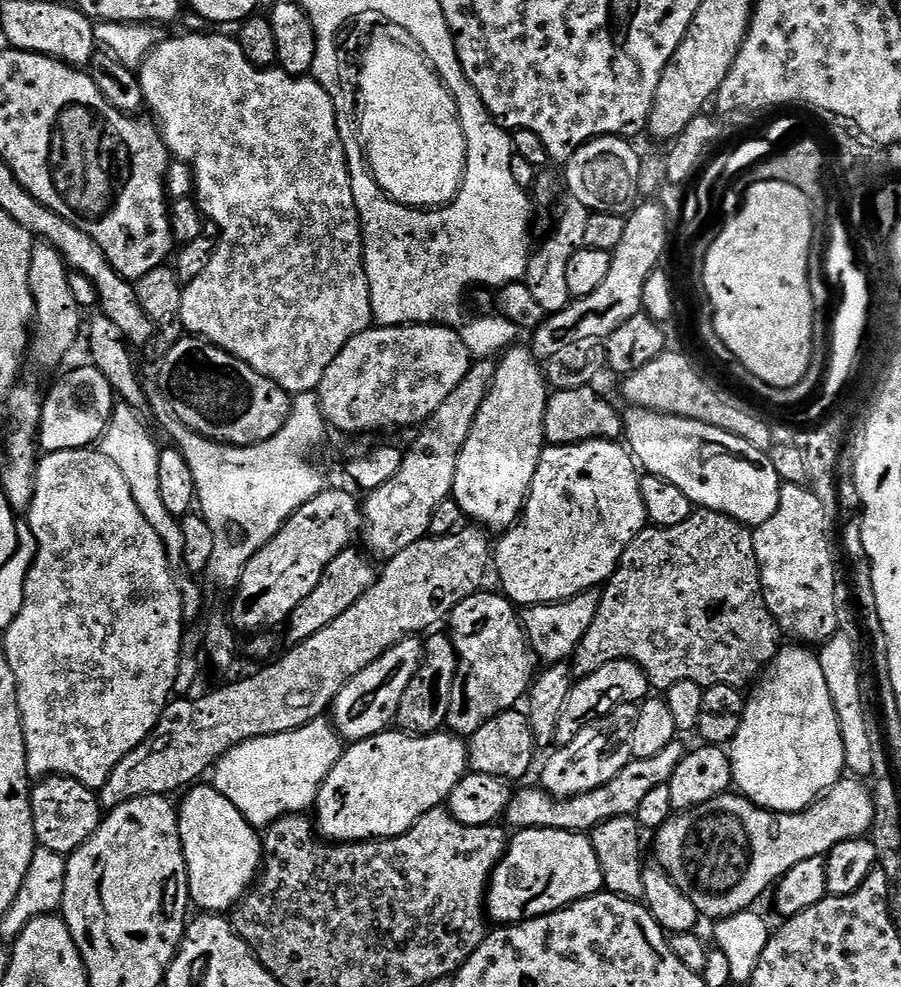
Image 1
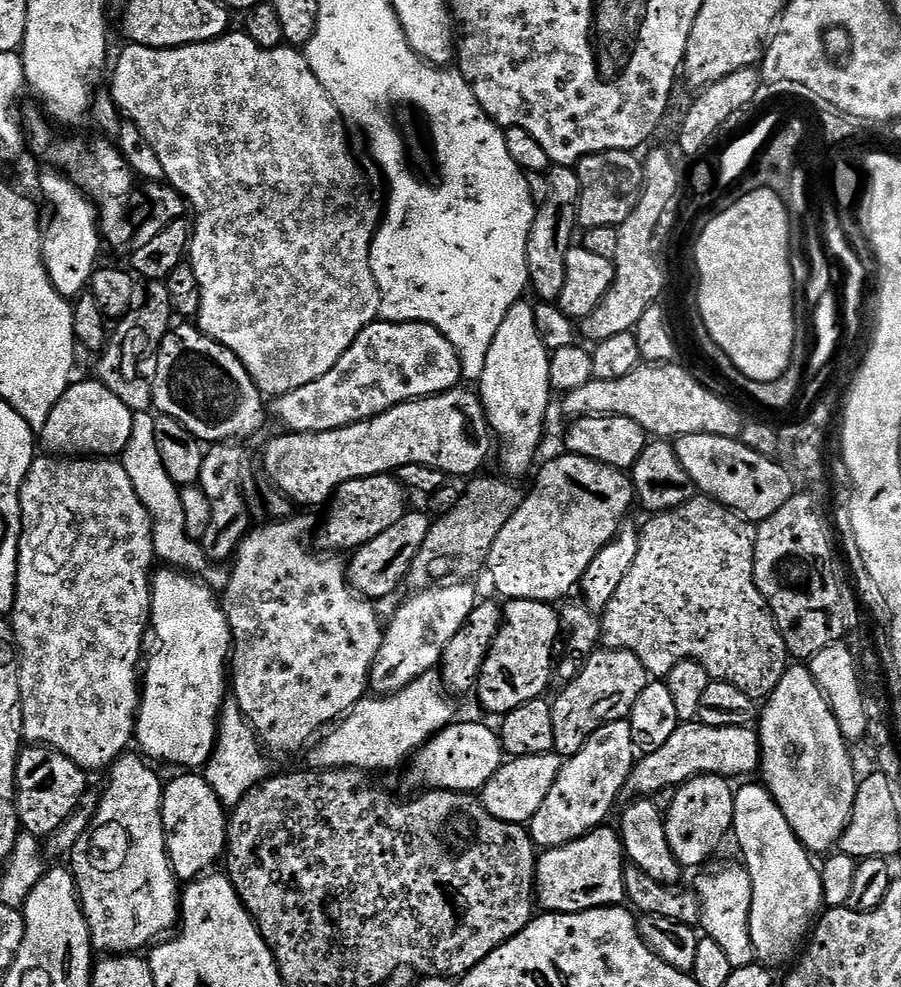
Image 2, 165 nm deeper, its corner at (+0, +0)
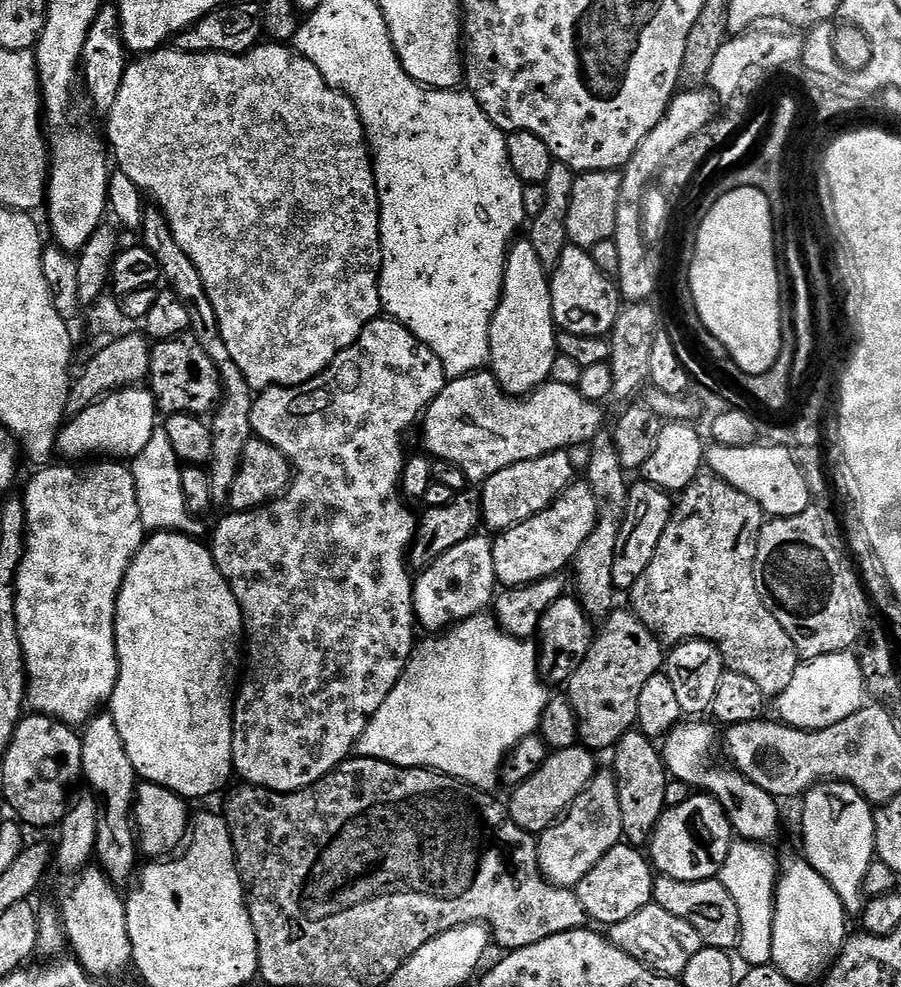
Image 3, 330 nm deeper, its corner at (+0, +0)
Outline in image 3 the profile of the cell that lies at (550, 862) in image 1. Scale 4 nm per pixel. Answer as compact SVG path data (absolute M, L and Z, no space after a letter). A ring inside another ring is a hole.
M627 842L616 844L588 874L577 884L574 891L578 902L582 902L582 910L586 910L589 921L597 920L600 924L611 926L630 918L630 914L638 914L638 910L653 903L652 882L654 869L639 847Z

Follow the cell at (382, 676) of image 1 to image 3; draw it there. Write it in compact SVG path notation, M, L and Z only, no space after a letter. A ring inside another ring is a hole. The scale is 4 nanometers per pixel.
M473 534L466 541L446 550L446 554L439 556L415 577L412 585L415 623L419 627L421 624L428 634L440 634L463 620L481 615L493 603L497 592L492 540Z

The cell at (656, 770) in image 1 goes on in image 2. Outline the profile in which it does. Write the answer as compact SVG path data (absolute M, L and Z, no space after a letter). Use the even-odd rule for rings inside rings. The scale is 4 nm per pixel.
M682 722L670 739L649 756L641 755L632 765L626 792L632 798L651 798L666 786L679 786L695 776L744 776L760 767L760 737L755 727L706 726Z

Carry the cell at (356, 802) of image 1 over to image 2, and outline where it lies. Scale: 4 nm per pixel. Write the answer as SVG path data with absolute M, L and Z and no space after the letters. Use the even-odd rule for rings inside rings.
M468 720L465 724L453 722L437 732L411 757L407 765L408 773L404 784L412 790L435 790L437 792L479 793L494 778L494 774L505 763L506 753L500 744L500 734L495 727L475 724Z

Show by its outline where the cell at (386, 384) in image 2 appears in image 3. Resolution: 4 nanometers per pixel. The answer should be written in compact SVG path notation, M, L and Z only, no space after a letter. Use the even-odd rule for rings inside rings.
M377 318L364 327L362 334L346 351L334 357L329 368L318 373L312 380L304 384L266 388L253 399L252 431L255 439L270 442L270 446L277 448L286 457L296 473L283 496L273 500L271 504L249 508L247 512L228 514L217 526L216 533L212 532L210 536L212 556L216 559L218 570L228 579L228 585L244 619L243 639L246 641L248 669L245 672L243 669L232 709L232 767L235 775L241 776L244 784L255 784L256 787L268 788L271 792L297 792L318 782L353 755L356 743L371 722L372 715L380 709L382 702L386 702L390 690L394 690L394 686L400 681L400 675L408 664L408 657L414 651L414 576L406 557L416 537L418 520L396 501L404 464L392 463L404 452L404 435L411 430L415 420L417 423L423 417L430 402L438 398L445 383L442 362L438 354L430 350L430 346L423 344L411 330L398 321Z

